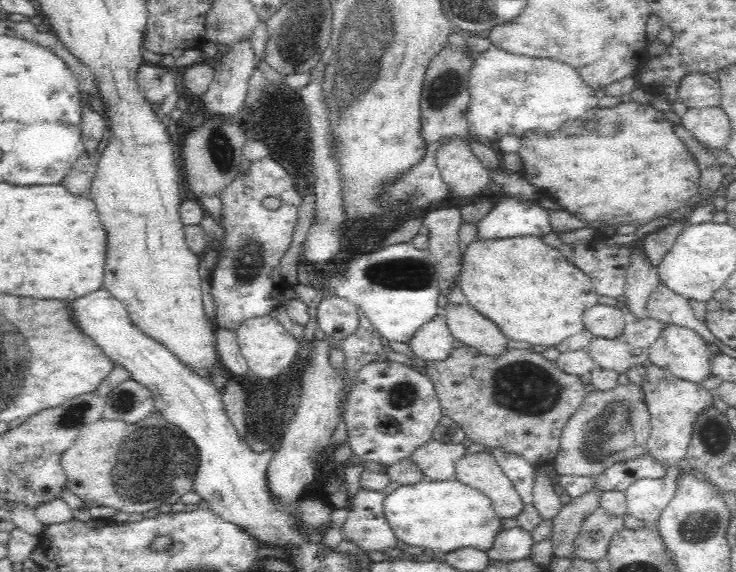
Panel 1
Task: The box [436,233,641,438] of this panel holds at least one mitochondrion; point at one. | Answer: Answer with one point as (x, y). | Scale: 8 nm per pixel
(526, 387)

